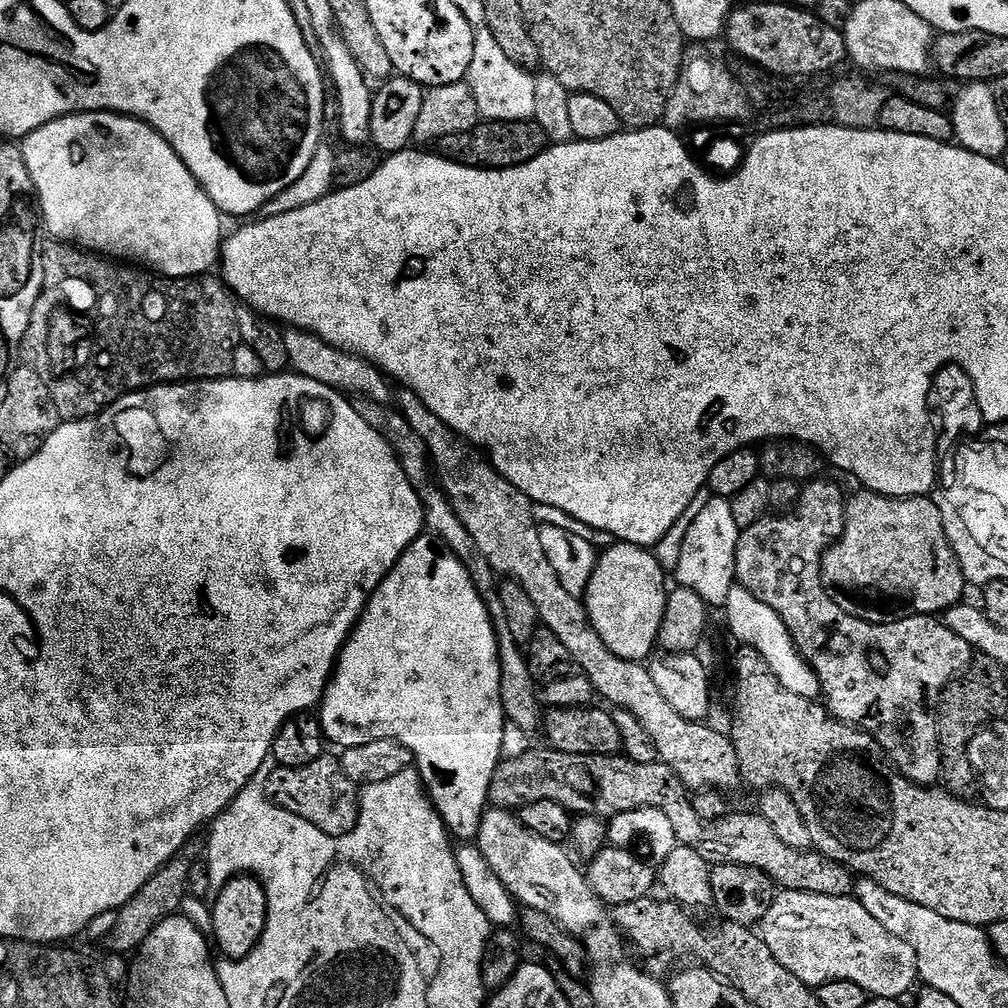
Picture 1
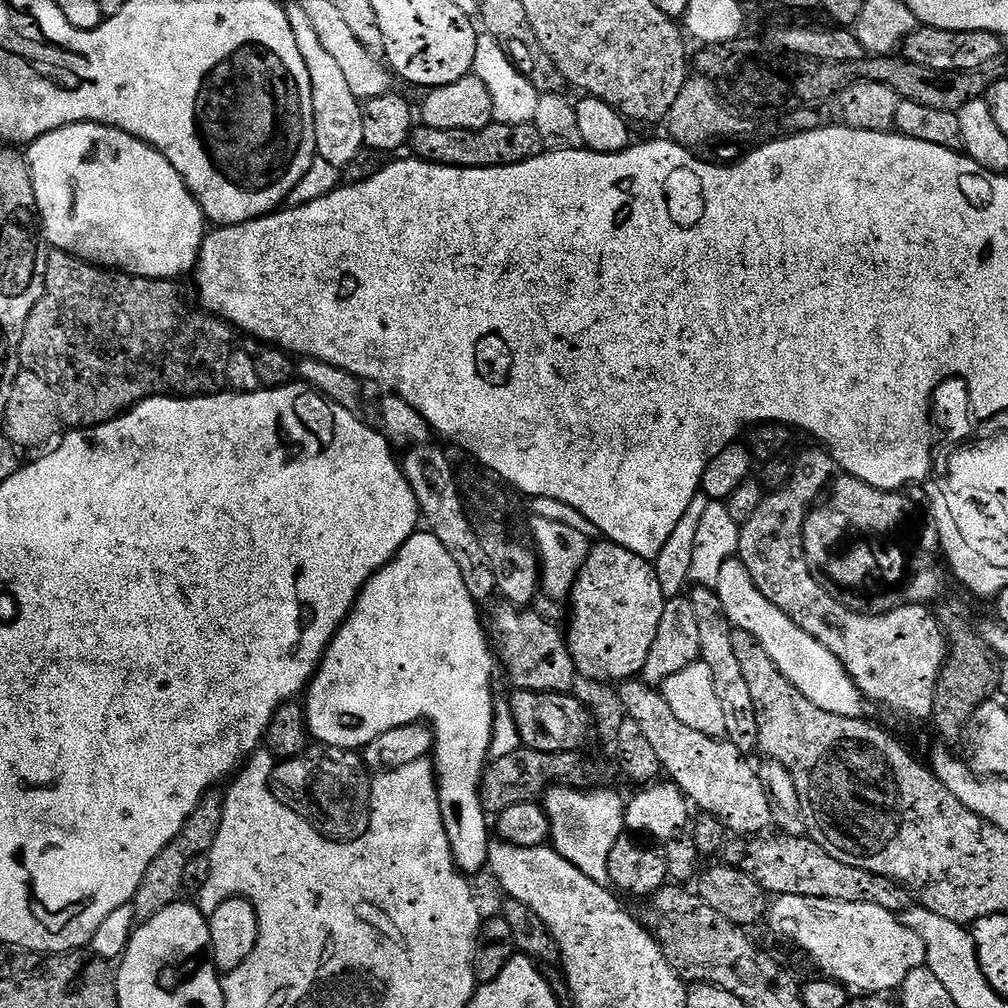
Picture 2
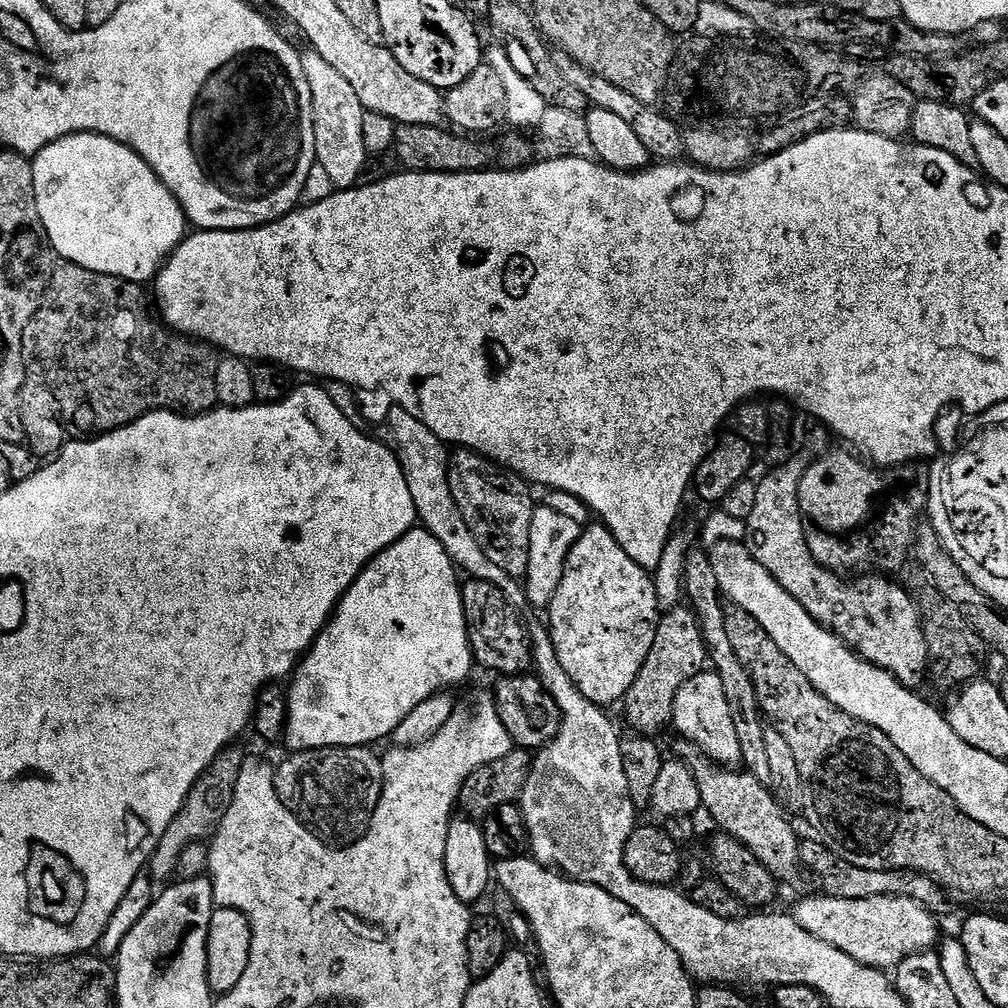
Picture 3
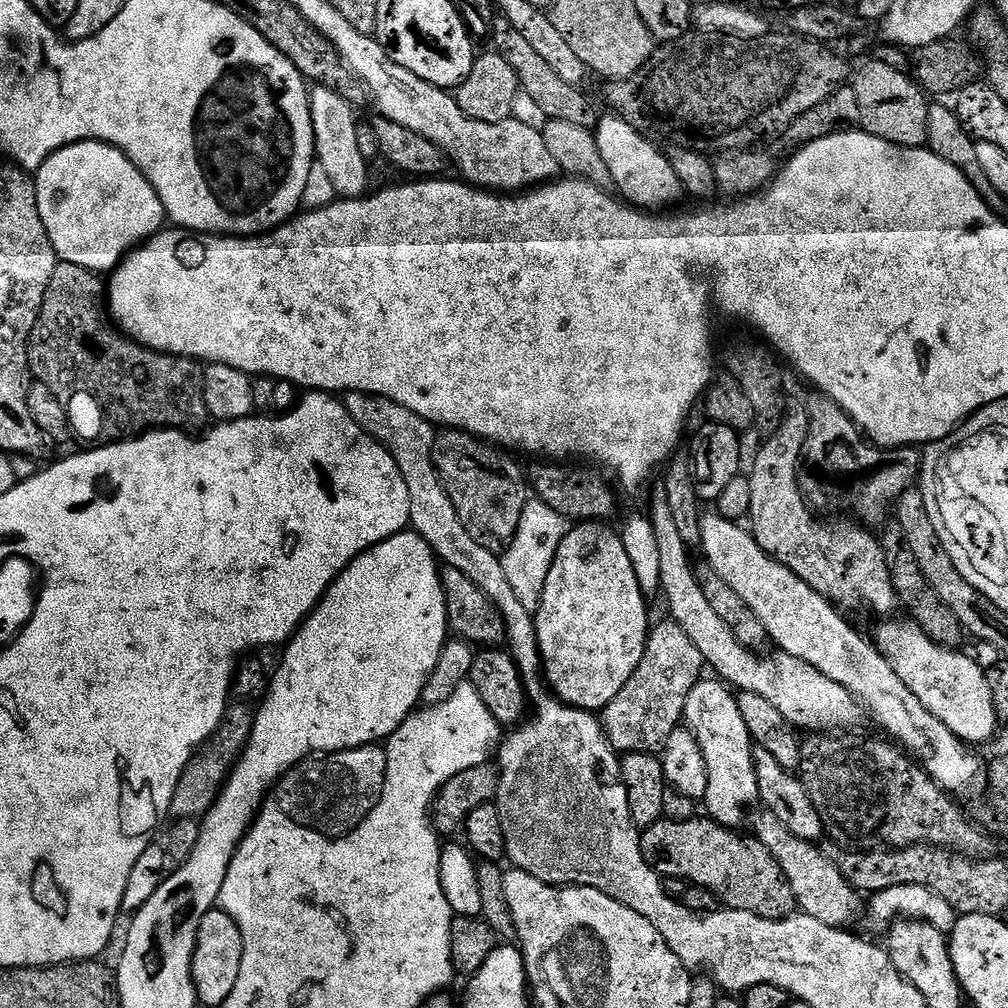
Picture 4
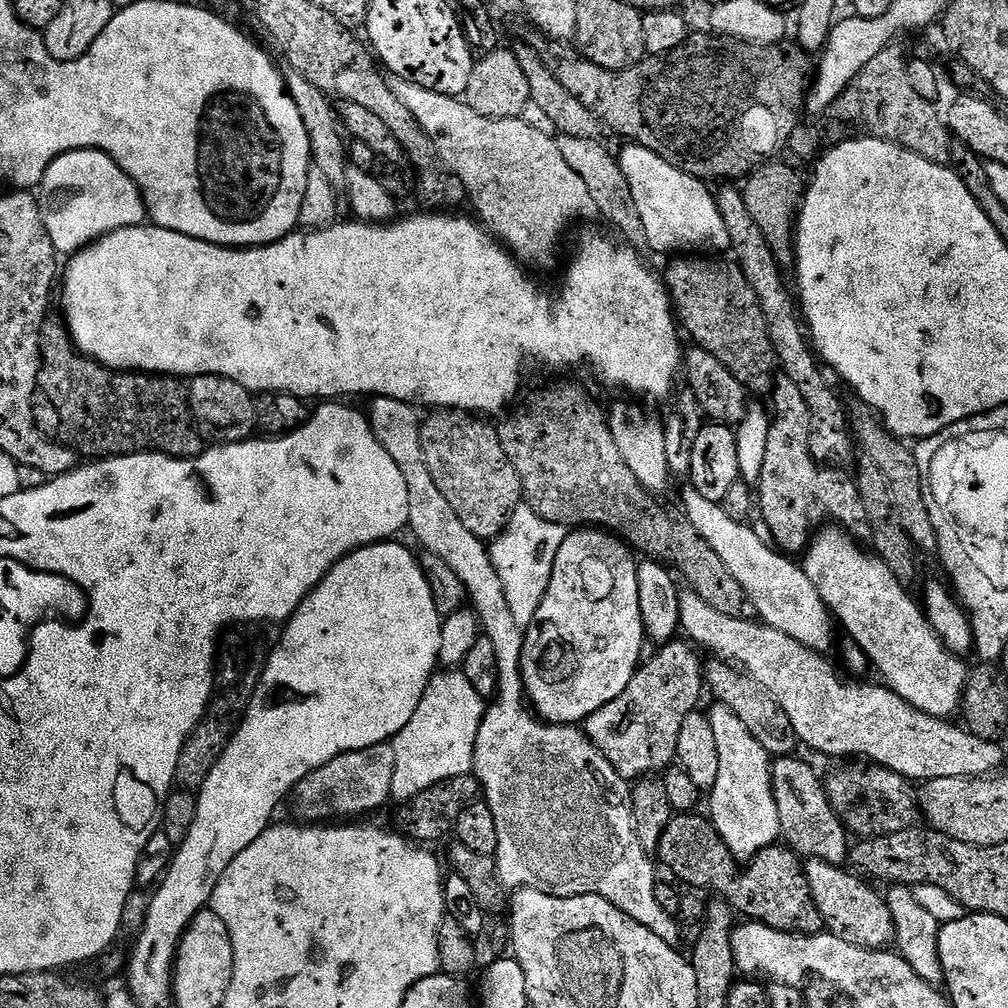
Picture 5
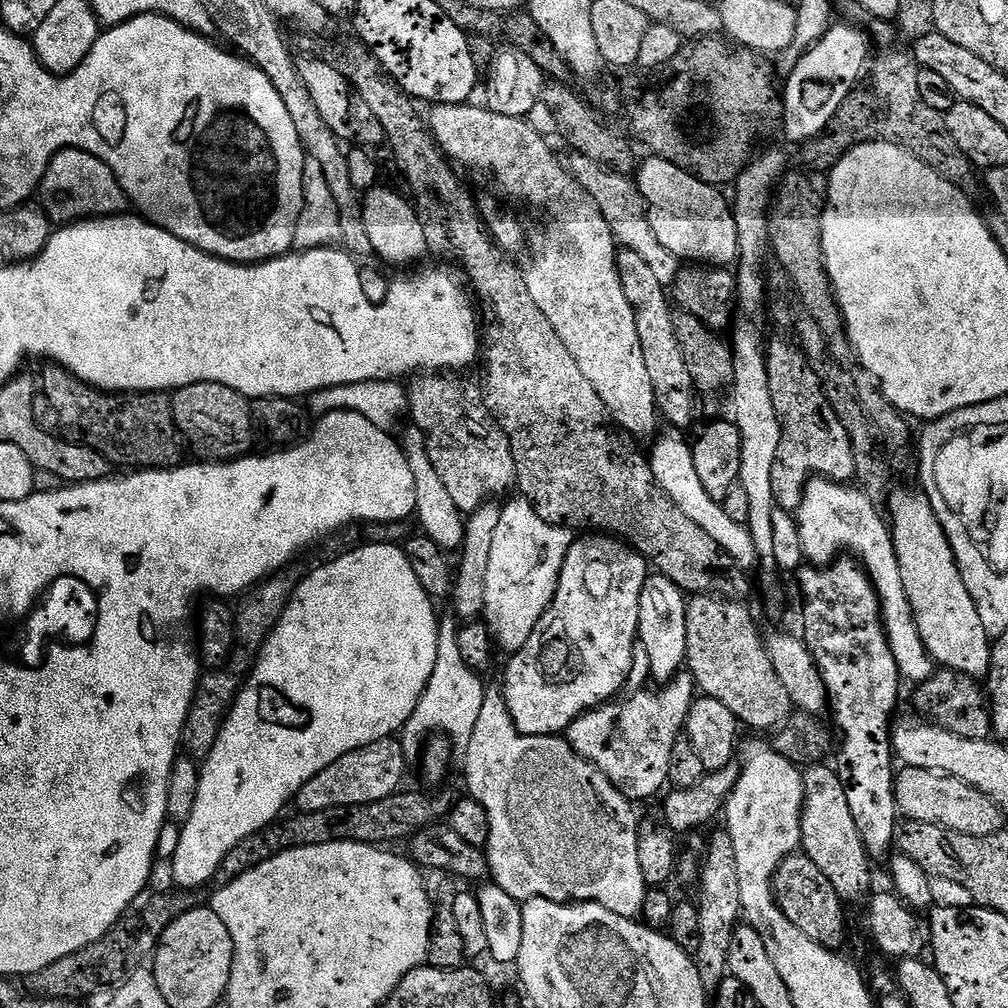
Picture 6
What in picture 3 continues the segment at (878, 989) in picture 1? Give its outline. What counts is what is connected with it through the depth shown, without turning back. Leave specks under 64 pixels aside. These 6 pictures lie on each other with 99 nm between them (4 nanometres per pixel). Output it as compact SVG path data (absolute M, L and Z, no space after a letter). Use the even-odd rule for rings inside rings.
M827 894L819 895L808 896L796 904L794 915L796 921L802 926L802 930L814 934L814 938L822 938L822 942L830 942L830 946L842 950L842 954L850 954L850 958L871 968L894 970L910 954L935 949L941 939L940 928L936 925L939 924L937 917L931 916L921 904L910 898L883 896L861 900L839 900Z

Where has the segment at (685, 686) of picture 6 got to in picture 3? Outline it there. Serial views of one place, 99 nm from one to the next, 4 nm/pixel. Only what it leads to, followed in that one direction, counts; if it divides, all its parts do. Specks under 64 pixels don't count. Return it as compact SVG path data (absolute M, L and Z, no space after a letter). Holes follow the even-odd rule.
M691 607L672 608L661 615L658 630L654 634L654 646L650 646L650 654L646 654L646 662L642 662L642 670L638 670L638 678L634 678L634 686L624 695L622 709L628 719L629 729L640 734L657 734L664 727L672 724L674 698L678 698L678 690L690 678L705 671L708 660L708 648L702 638L702 630L698 618Z

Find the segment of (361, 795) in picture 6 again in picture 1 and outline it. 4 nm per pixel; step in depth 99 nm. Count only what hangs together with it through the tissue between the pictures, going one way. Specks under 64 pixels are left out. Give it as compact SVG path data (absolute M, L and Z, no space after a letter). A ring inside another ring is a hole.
M326 754L318 758L318 762L310 762L310 766L277 767L275 771L266 780L266 787L268 796L280 808L306 818L306 822L318 826L318 830L328 836L345 836L356 829L356 824L360 821L360 792L358 785L346 778L335 755Z

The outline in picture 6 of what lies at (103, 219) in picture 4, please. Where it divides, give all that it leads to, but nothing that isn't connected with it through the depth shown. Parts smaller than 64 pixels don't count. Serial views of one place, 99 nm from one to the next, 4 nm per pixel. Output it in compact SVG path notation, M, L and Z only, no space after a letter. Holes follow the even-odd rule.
M66 148L48 163L42 181L43 192L43 211L56 226L75 221L77 218L99 218L120 214L126 208L126 197L115 174L99 158L78 148Z

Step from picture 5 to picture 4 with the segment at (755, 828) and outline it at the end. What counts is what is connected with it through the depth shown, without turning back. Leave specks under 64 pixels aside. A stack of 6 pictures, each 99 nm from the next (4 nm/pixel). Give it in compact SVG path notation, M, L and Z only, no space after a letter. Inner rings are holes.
M701 678L694 690L690 690L683 723L696 736L698 746L702 746L706 770L710 774L710 786L706 786L703 807L708 807L707 815L711 819L736 830L744 820L744 811L760 798L752 757L754 741L750 730L746 730L746 722L742 722L733 689L719 679L708 679Z

